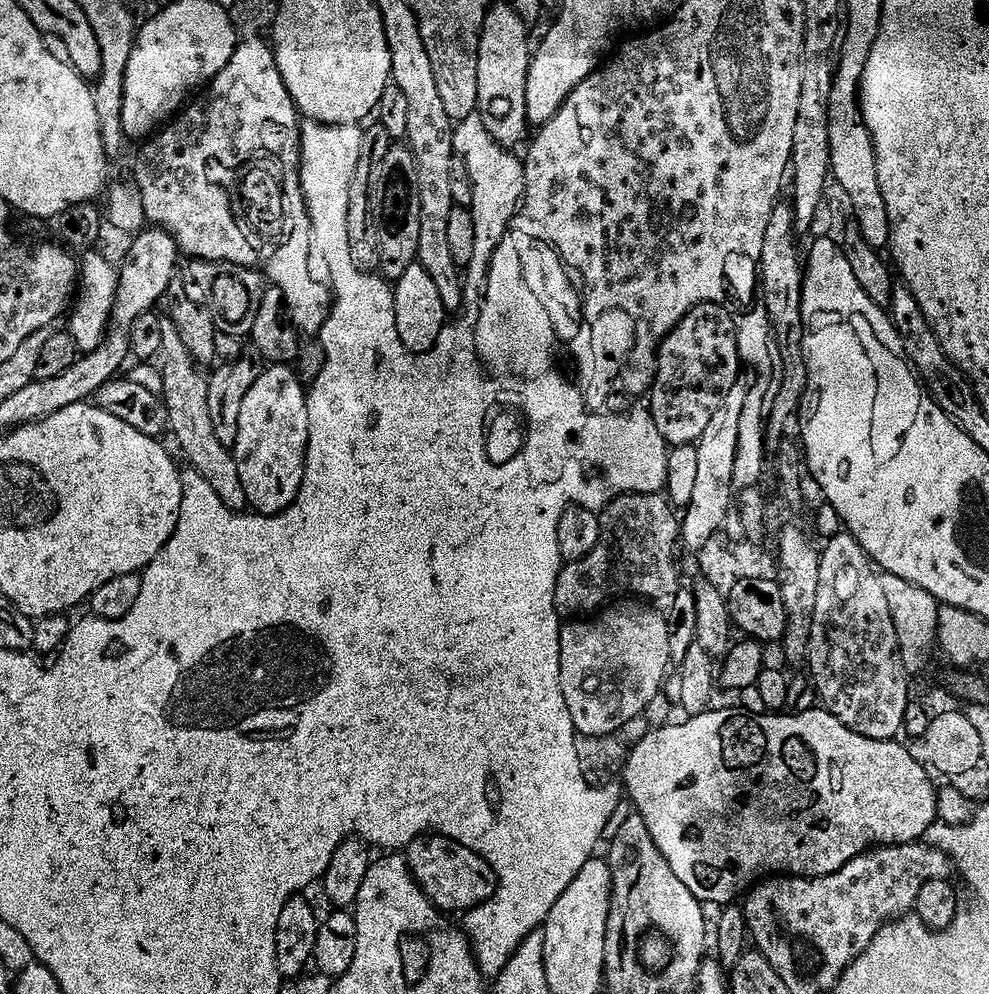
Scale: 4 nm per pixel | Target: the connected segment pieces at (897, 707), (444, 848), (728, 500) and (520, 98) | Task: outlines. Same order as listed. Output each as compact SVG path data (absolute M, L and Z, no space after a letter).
M850 534L833 536L825 544L828 545L823 545L820 553L818 606L814 610L806 661L816 679L816 692L826 711L837 716L850 730L871 740L896 740L904 730L910 677L900 657L898 634L894 630L894 618L890 618L890 605L886 603L880 576L864 547Z
M420 834L407 845L407 848L406 859L412 877L441 913L467 914L479 904L486 903L495 894L498 881L492 873L492 867L487 860L476 852L471 852L458 841L439 834Z
M742 374L734 382L730 394L722 402L718 414L706 426L706 434L700 441L696 452L696 481L692 484L692 505L682 516L683 547L699 550L710 538L714 538L725 527L725 520L734 504L734 460L738 446L738 422L741 421L742 406L745 405L749 377Z
M496 2L488 10L488 17L484 20L484 29L480 35L476 112L482 126L486 126L489 131L490 138L494 138L494 142L509 150L515 149L515 144L523 145L530 132L526 86L534 48L533 45L528 45L528 32L529 24L513 10L511 3Z

